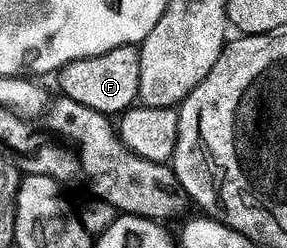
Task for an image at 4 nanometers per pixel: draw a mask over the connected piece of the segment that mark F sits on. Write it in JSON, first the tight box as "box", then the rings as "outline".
{"box":[58,46,141,116],"outline":[[[139,46],[113,48],[101,56],[73,60],[58,71],[59,94],[77,104],[106,116],[122,116],[139,102],[141,88],[141,49]]]}

